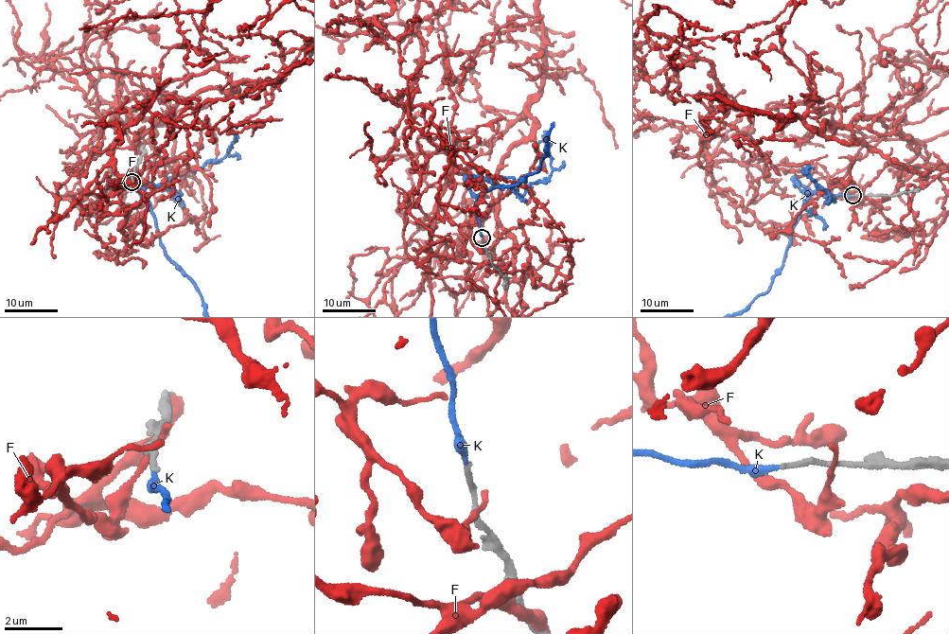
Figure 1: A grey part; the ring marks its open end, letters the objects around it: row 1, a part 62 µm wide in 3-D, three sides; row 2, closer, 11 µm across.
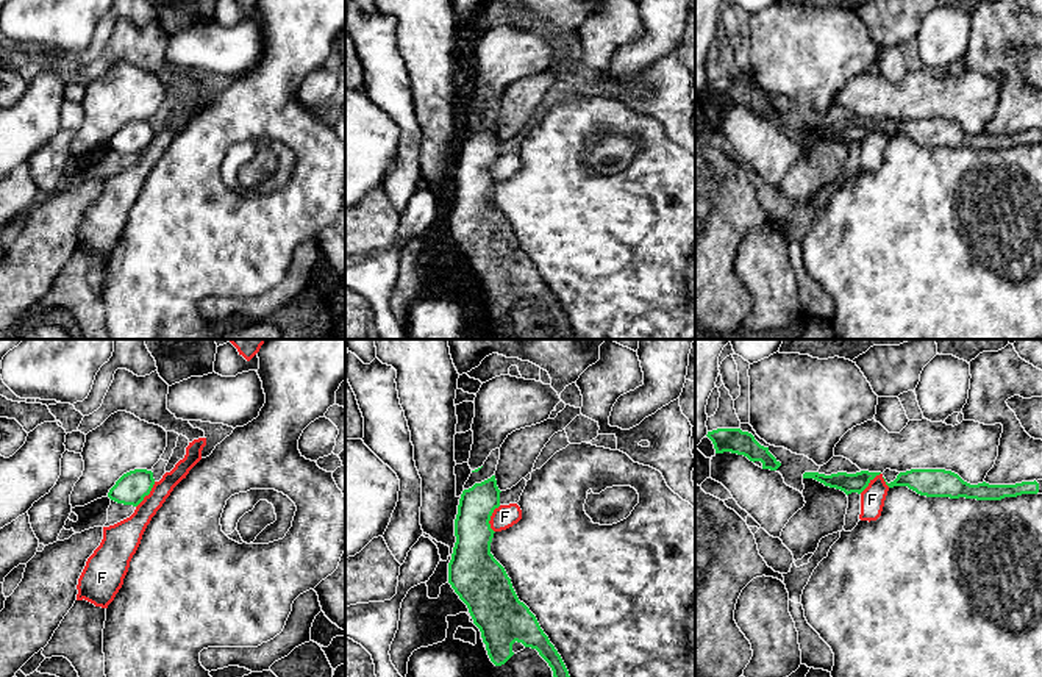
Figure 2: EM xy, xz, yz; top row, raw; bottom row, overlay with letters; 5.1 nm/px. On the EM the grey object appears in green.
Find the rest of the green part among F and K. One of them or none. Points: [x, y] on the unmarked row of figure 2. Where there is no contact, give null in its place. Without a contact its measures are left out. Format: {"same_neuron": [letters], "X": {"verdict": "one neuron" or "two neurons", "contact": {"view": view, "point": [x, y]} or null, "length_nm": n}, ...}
{"same_neuron": ["K"], "F": {"verdict": "two neurons", "contact": {"view": "xz", "point": [489, 168]}, "length_nm": 150}, "K": {"verdict": "one neuron", "contact": null}}

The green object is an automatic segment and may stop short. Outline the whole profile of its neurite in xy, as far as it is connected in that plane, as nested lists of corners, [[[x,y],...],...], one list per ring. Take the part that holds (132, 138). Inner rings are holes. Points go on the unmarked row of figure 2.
[[[134,119],[123,124],[109,139],[108,147],[117,153],[137,156],[155,134],[153,122]]]

